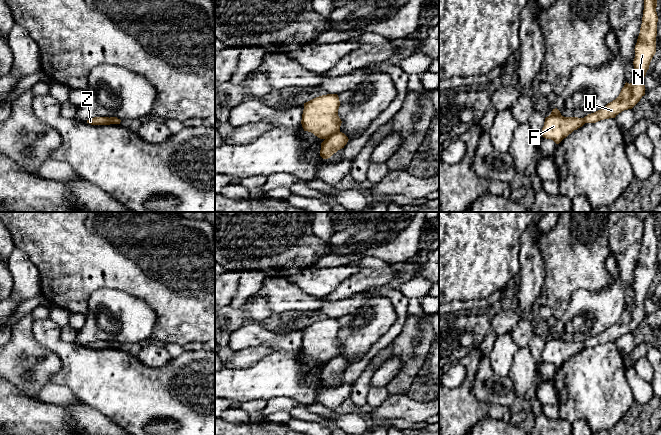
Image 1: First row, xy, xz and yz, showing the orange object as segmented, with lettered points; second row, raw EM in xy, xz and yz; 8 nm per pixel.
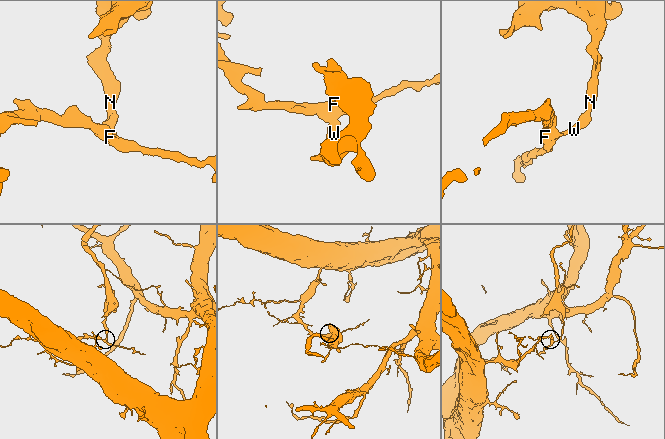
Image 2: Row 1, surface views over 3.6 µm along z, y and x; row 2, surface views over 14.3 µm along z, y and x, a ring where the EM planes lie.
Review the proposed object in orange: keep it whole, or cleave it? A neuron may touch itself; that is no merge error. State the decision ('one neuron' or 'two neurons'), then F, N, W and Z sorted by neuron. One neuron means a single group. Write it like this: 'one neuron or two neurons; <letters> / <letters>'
two neurons; F Z / N W

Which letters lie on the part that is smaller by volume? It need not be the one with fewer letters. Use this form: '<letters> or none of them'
N, W

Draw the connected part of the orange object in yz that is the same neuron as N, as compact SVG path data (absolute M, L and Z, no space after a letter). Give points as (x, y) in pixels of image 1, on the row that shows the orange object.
M644 0L642 24L634 49L634 81L630 84L626 82L619 96L604 108L585 116L585 123L596 123L600 120L615 118L622 111L632 109L645 95L644 77L656 53L658 22L656 7L657 0Z

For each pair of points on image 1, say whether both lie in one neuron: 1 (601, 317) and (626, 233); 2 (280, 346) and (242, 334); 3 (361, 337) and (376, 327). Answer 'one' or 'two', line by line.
1: one
2: one
3: one

